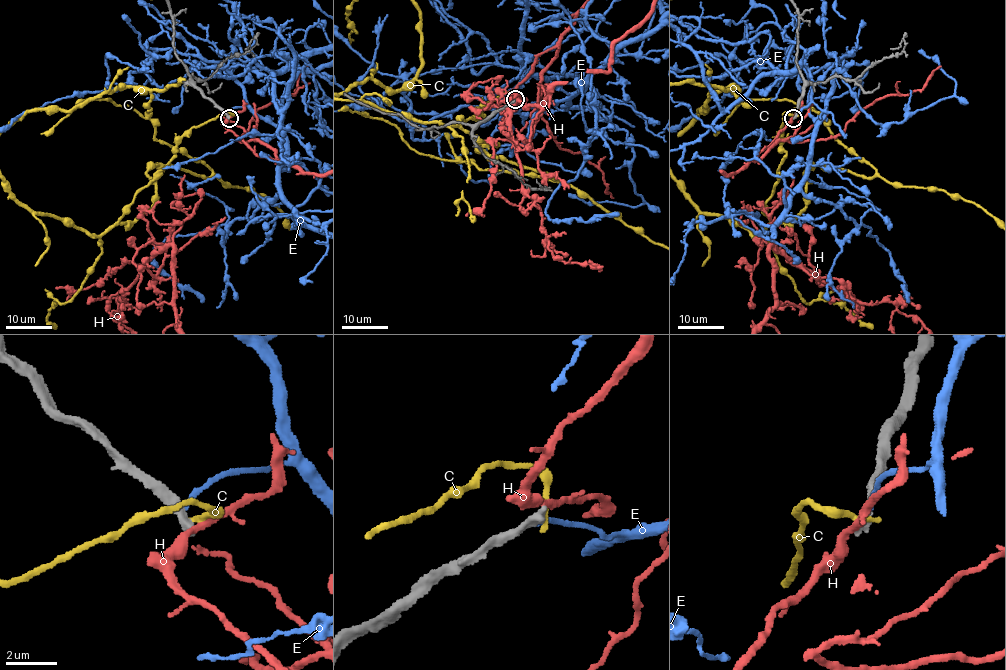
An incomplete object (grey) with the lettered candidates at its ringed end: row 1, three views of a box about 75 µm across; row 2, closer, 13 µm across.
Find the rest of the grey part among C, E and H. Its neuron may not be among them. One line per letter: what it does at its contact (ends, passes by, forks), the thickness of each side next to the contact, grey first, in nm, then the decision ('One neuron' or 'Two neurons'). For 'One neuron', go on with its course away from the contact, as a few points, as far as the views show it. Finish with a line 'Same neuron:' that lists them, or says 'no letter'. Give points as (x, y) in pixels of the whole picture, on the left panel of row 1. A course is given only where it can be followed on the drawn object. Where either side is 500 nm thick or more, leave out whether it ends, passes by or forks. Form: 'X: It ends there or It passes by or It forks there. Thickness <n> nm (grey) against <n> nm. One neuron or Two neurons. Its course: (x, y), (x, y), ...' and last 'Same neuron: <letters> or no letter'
C: It ends there. Thickness 360 nm (grey) against 240 nm. Two neurons
E: It ends there. Thickness 460 nm (grey) against 180 nm. Two neurons
H: It passes by. Thickness 320 nm (grey) against 280 nm. Two neurons
Same neuron: no letter

